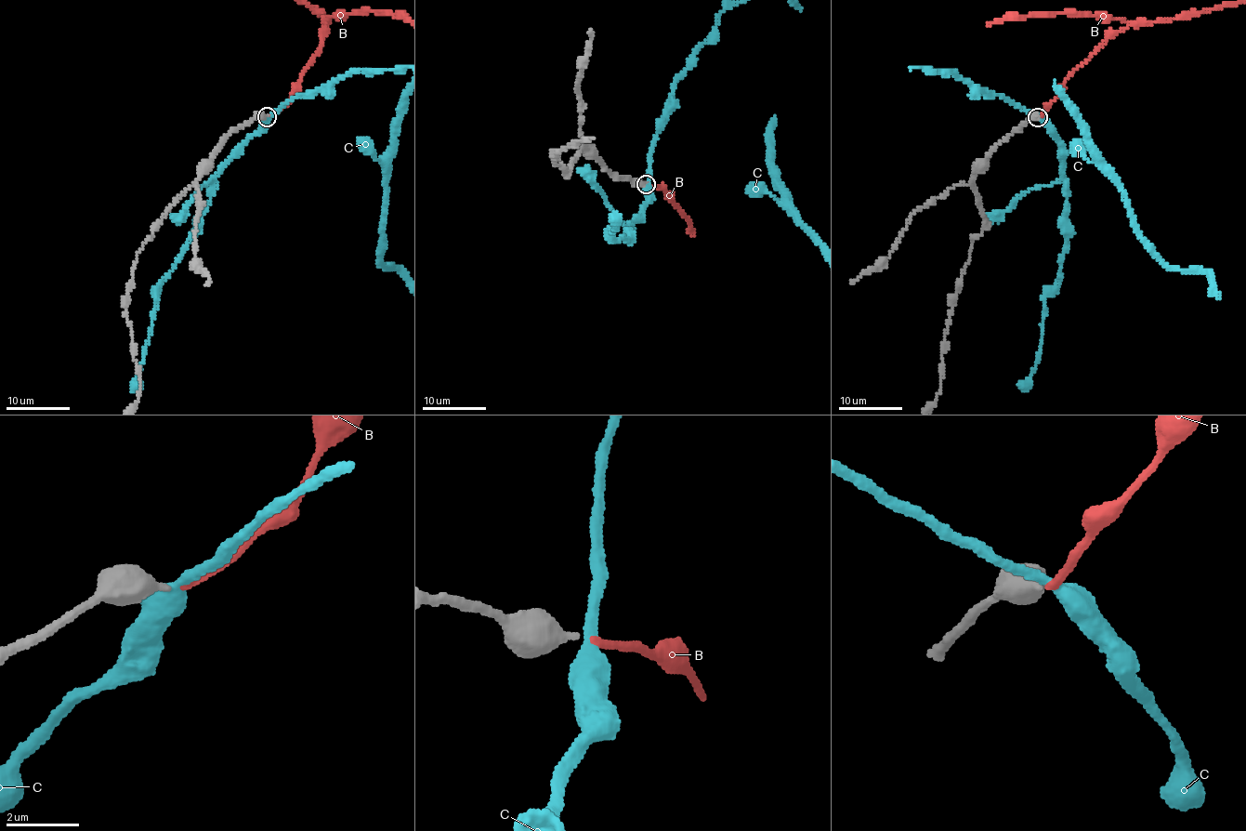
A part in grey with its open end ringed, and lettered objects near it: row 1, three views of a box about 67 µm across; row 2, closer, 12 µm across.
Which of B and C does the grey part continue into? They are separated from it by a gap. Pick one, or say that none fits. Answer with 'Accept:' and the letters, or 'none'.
Accept: B

